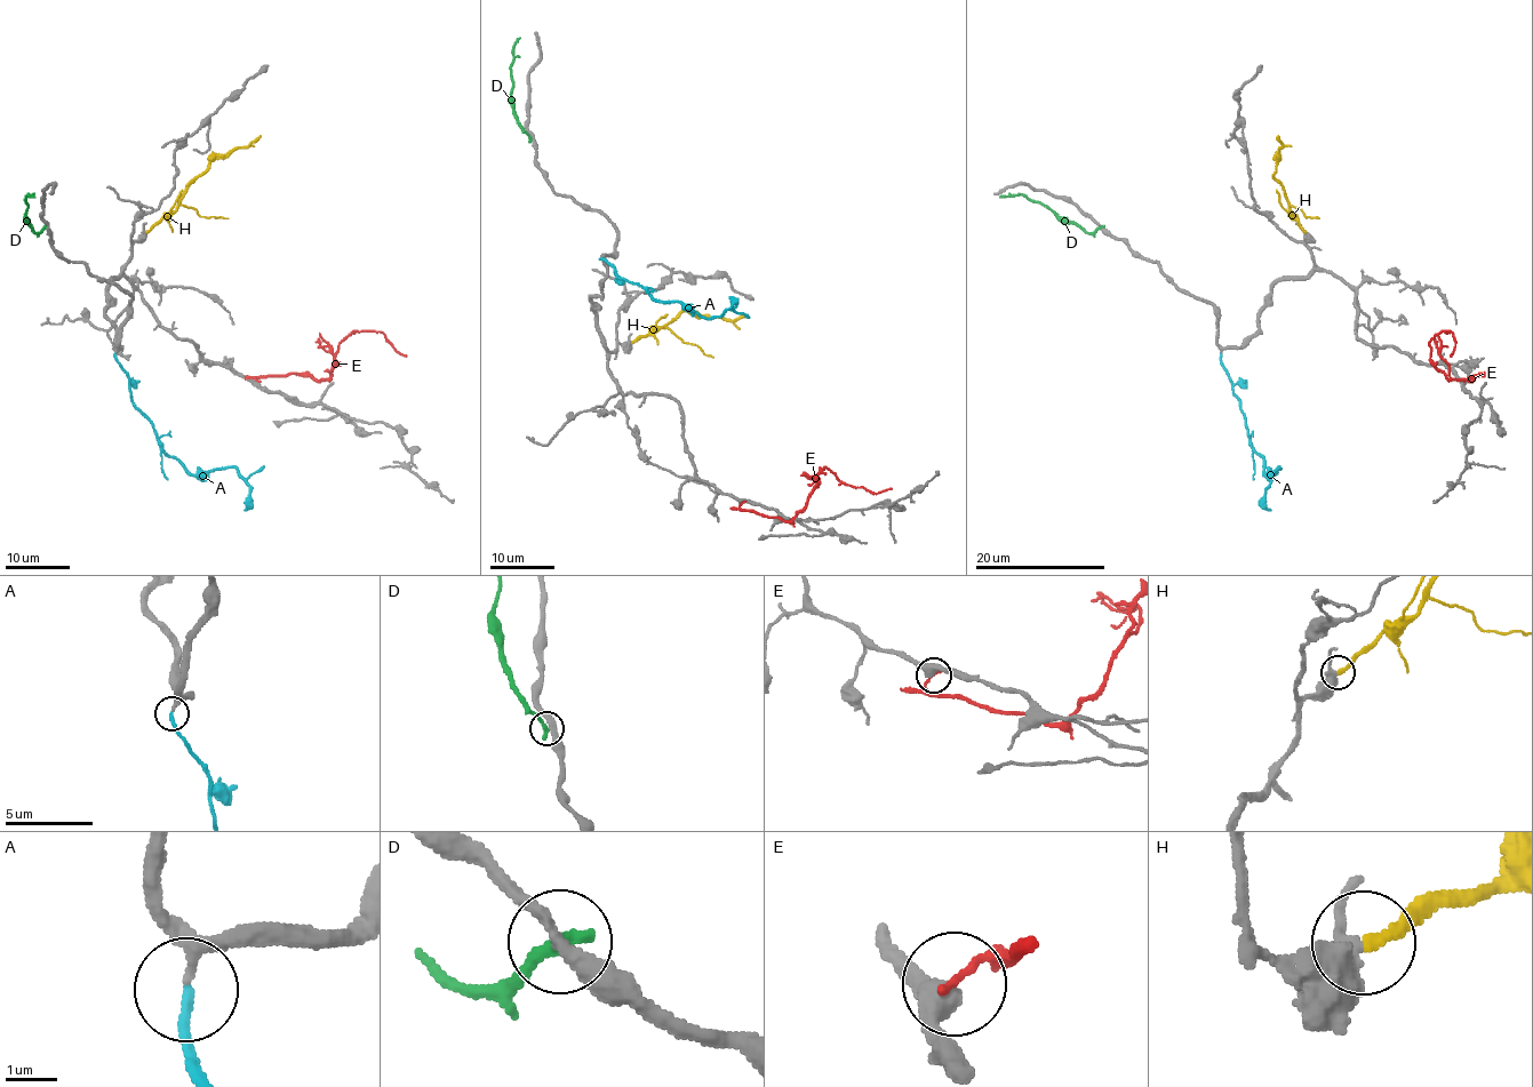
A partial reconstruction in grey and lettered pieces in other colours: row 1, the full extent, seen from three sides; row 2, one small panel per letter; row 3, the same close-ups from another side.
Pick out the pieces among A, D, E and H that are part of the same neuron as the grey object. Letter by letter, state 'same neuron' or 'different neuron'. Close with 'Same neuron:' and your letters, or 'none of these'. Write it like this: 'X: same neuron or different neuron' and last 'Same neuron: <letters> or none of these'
A: same neuron
D: different neuron
E: different neuron
H: same neuron
Same neuron: A, H

